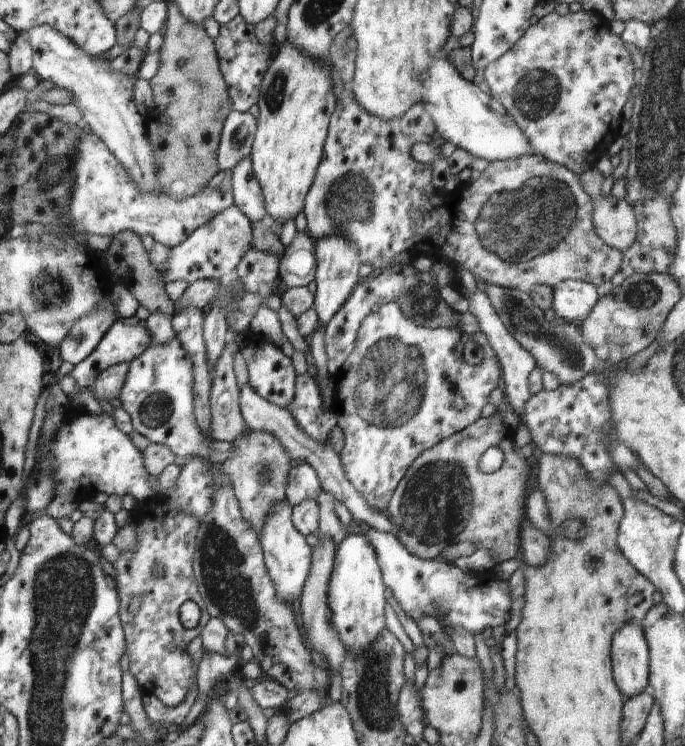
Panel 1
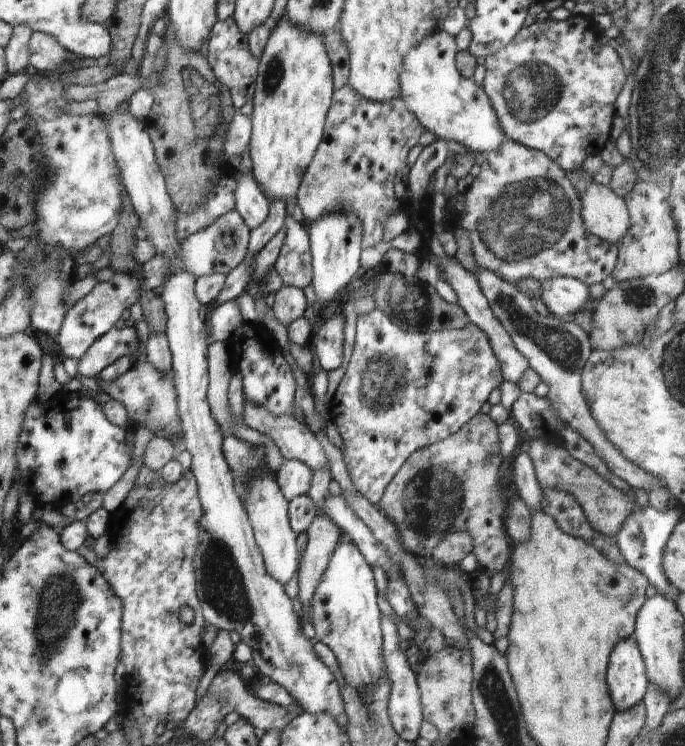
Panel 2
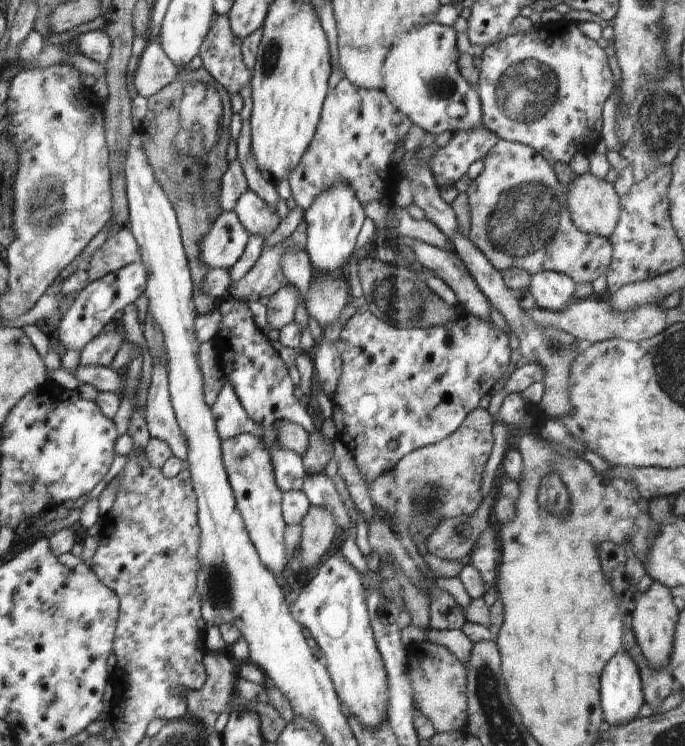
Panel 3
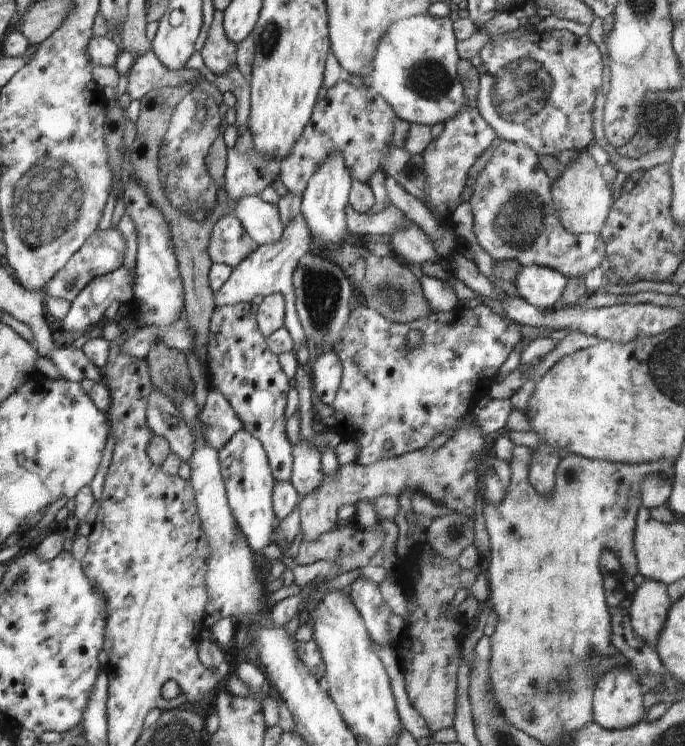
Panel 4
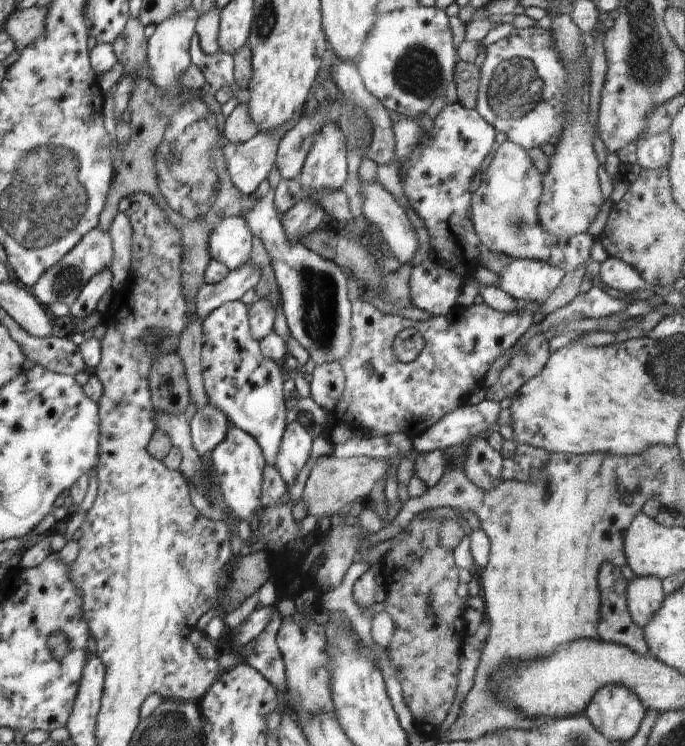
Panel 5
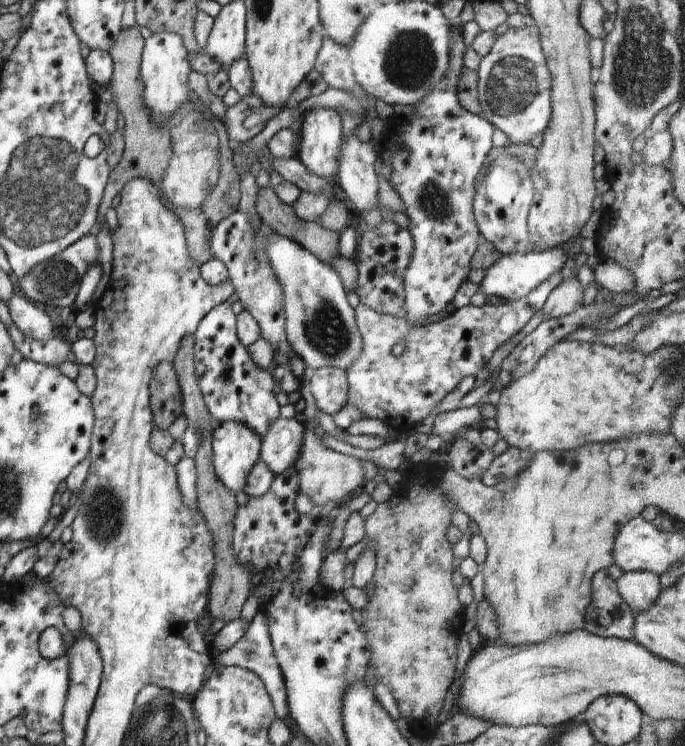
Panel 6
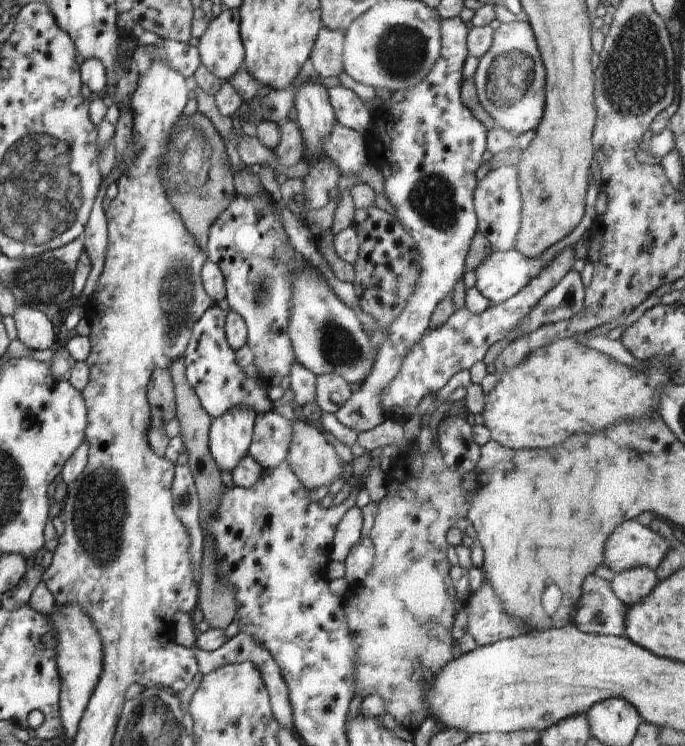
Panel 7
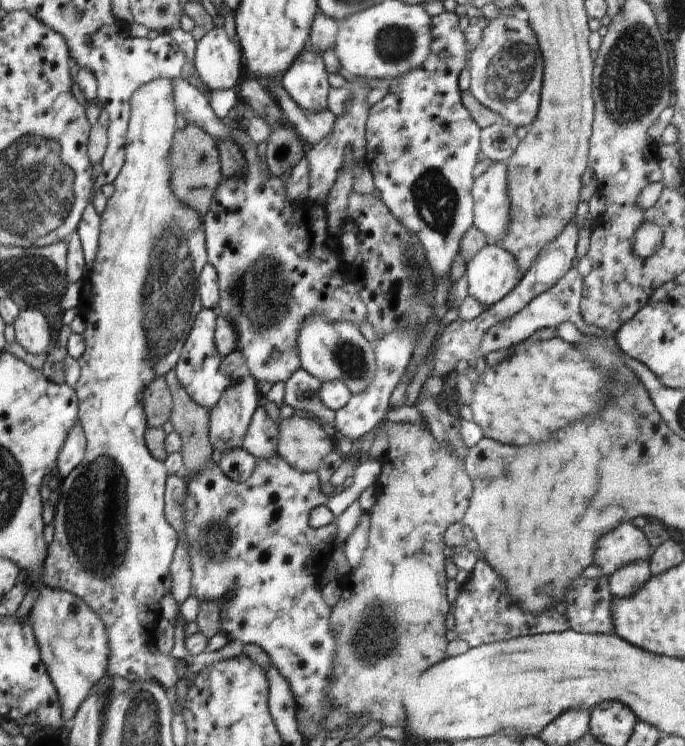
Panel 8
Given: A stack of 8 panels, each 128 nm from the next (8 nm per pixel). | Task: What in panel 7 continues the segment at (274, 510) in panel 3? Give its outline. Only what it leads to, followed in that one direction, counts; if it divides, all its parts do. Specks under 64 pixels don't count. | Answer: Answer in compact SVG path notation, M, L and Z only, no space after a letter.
M248 406L226 410L213 420L209 431L209 448L219 470L228 471L238 467L254 436L256 414Z

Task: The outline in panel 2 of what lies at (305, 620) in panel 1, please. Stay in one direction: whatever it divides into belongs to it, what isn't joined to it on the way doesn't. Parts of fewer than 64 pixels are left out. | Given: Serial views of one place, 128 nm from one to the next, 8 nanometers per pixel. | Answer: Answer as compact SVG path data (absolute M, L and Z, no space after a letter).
M318 516L312 520L312 524L306 530L308 546L300 558L298 568L298 600L302 602L304 618L310 621L310 602L320 584L326 568L339 544L341 531L327 516Z

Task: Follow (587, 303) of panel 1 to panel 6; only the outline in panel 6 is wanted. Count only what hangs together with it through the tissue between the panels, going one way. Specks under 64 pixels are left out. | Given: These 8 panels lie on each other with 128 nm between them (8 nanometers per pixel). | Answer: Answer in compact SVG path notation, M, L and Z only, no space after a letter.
M562 247L505 254L494 265L487 268L479 286L484 288L483 293L486 296L497 296L501 301L509 303L531 293L538 285L541 285L555 272L560 271L569 262L571 262L570 255Z

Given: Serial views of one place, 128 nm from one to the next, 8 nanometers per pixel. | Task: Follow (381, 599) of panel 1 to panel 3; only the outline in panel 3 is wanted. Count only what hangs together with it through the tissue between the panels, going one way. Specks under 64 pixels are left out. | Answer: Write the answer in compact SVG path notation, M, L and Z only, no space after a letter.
M340 550L330 552L315 570L312 580L301 585L300 596L290 604L290 614L312 633L311 638L320 646L324 664L346 713L372 730L388 719L390 694L388 676L370 624L361 575Z

